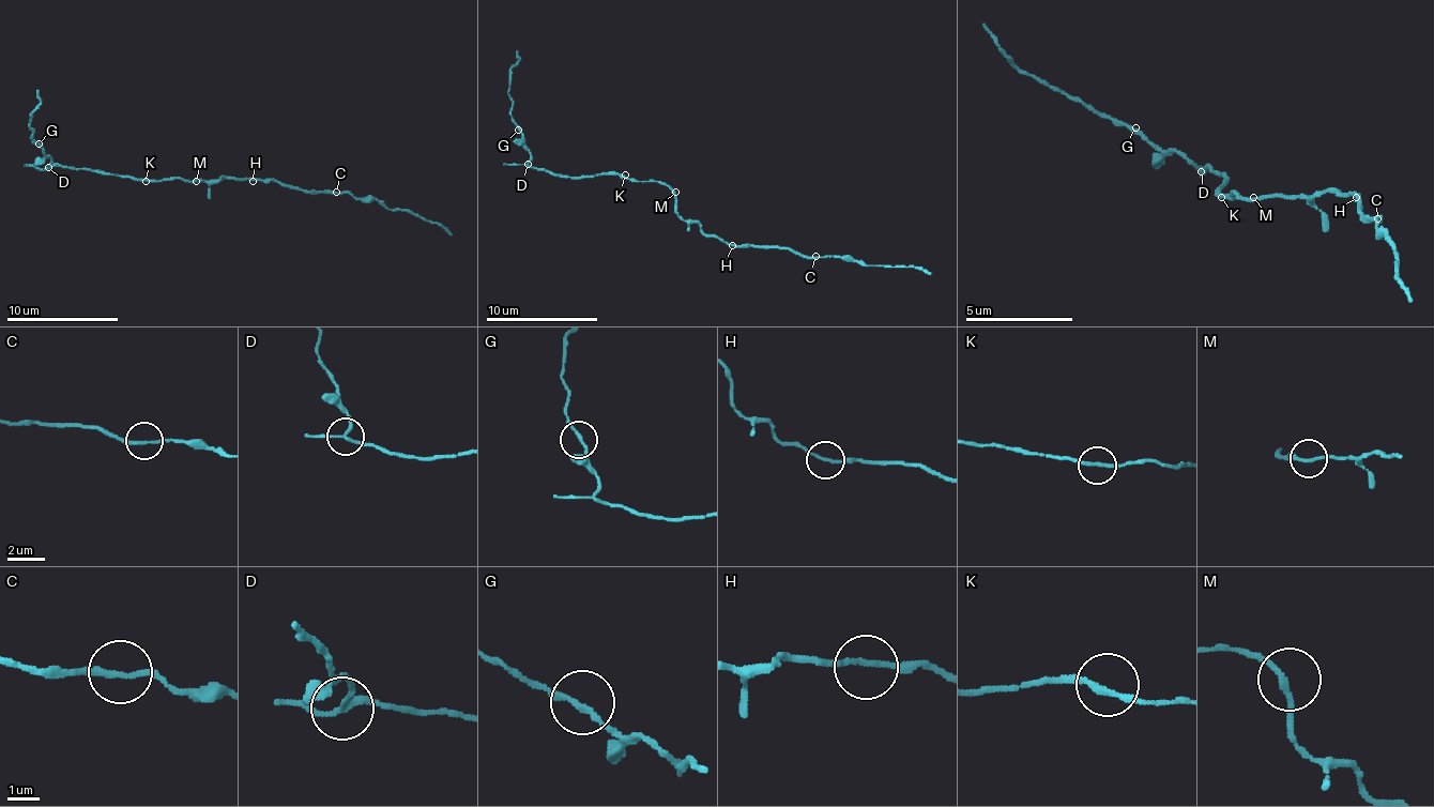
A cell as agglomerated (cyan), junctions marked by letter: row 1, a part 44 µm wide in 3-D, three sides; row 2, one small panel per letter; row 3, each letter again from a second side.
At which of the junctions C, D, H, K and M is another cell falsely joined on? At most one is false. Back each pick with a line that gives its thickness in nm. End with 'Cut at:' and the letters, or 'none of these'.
D: calibre 150 nm
Cut at: D

